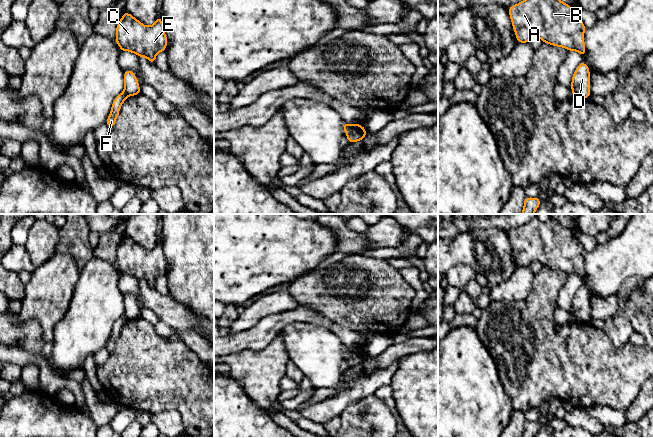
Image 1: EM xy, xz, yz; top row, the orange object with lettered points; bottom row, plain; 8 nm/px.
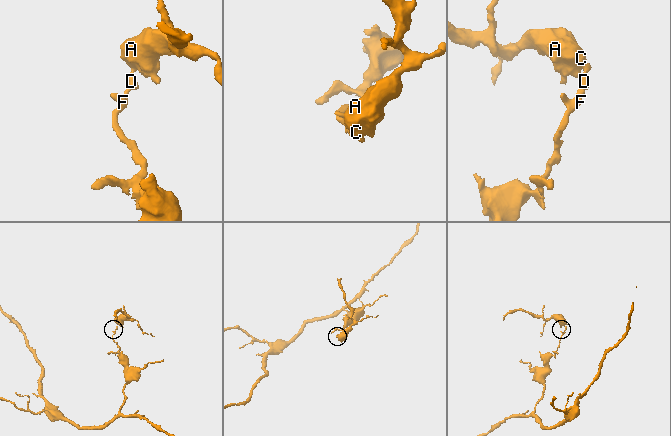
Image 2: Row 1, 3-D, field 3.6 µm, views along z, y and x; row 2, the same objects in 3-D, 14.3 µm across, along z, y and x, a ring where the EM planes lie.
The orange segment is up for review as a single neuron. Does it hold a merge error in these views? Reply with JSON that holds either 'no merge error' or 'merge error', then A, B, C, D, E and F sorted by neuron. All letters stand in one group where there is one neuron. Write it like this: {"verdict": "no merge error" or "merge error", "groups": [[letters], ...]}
{"verdict": "merge error", "groups": [["A", "B", "C", "D", "E"], ["F"]]}

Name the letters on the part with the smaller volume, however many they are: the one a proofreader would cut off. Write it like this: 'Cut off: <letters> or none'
Cut off: A, B, C, D, E

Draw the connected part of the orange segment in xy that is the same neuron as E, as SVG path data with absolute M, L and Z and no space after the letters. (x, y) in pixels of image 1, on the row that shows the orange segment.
M128 12L118 22L115 38L121 51L146 57L155 64L156 55L166 50L167 37L159 16L151 26L145 26Z

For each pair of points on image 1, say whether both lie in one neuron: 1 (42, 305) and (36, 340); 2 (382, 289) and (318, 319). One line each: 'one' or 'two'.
1: two
2: two

